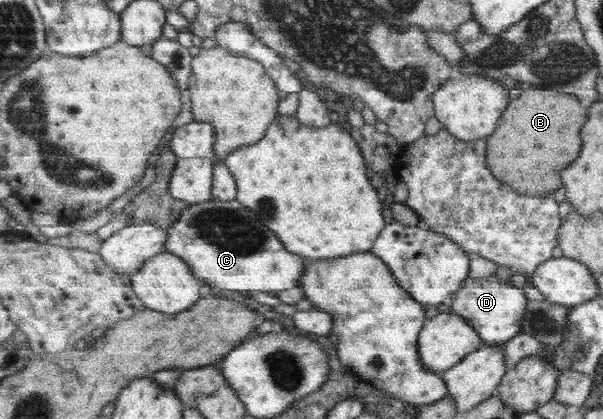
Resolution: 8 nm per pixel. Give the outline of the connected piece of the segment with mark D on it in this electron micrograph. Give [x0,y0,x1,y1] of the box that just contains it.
[451,274,528,345]

